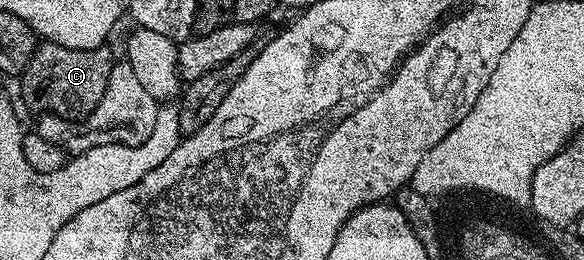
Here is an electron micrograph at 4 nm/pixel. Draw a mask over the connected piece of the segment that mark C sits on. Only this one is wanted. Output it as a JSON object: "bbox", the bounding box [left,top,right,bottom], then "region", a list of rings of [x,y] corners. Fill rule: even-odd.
{"bbox":[19,43,115,122],"region":[[[38,43],[28,66],[19,77],[21,100],[33,111],[33,114],[60,116],[62,120],[76,122],[90,116],[111,82],[111,70],[115,63],[109,46],[91,50],[71,50],[67,46]]]}

